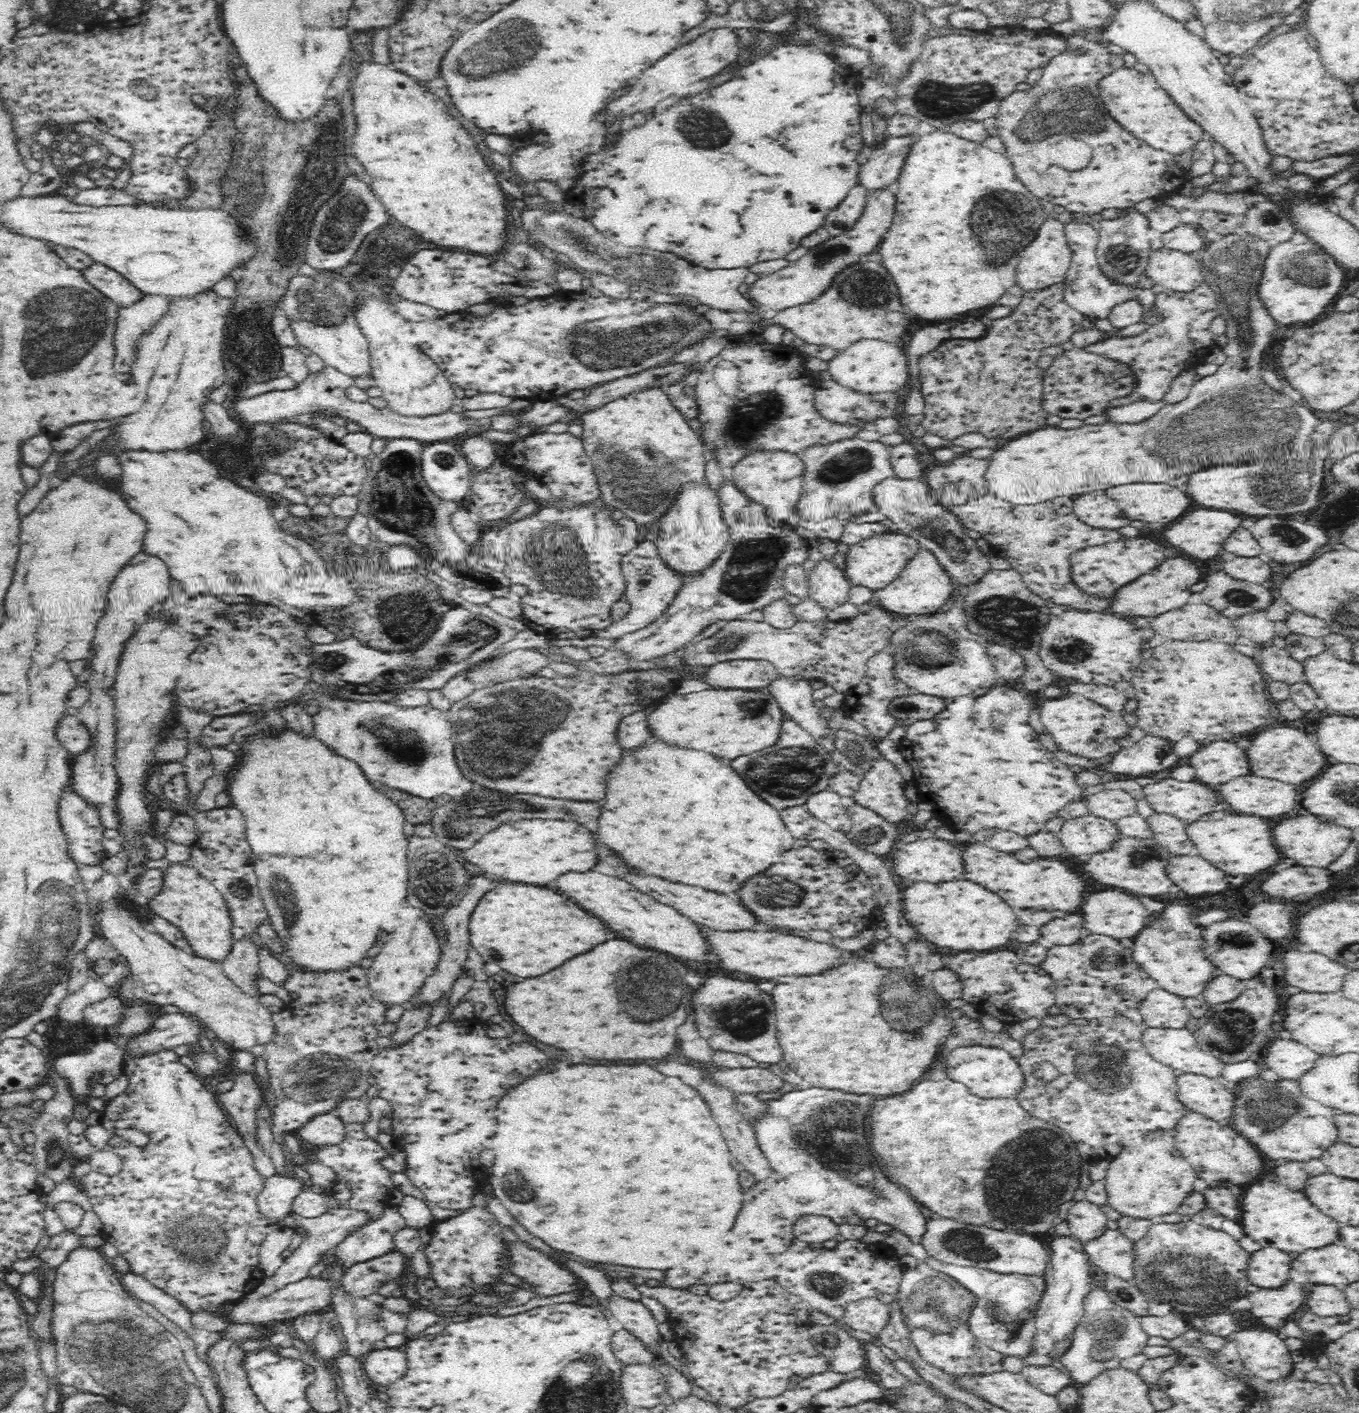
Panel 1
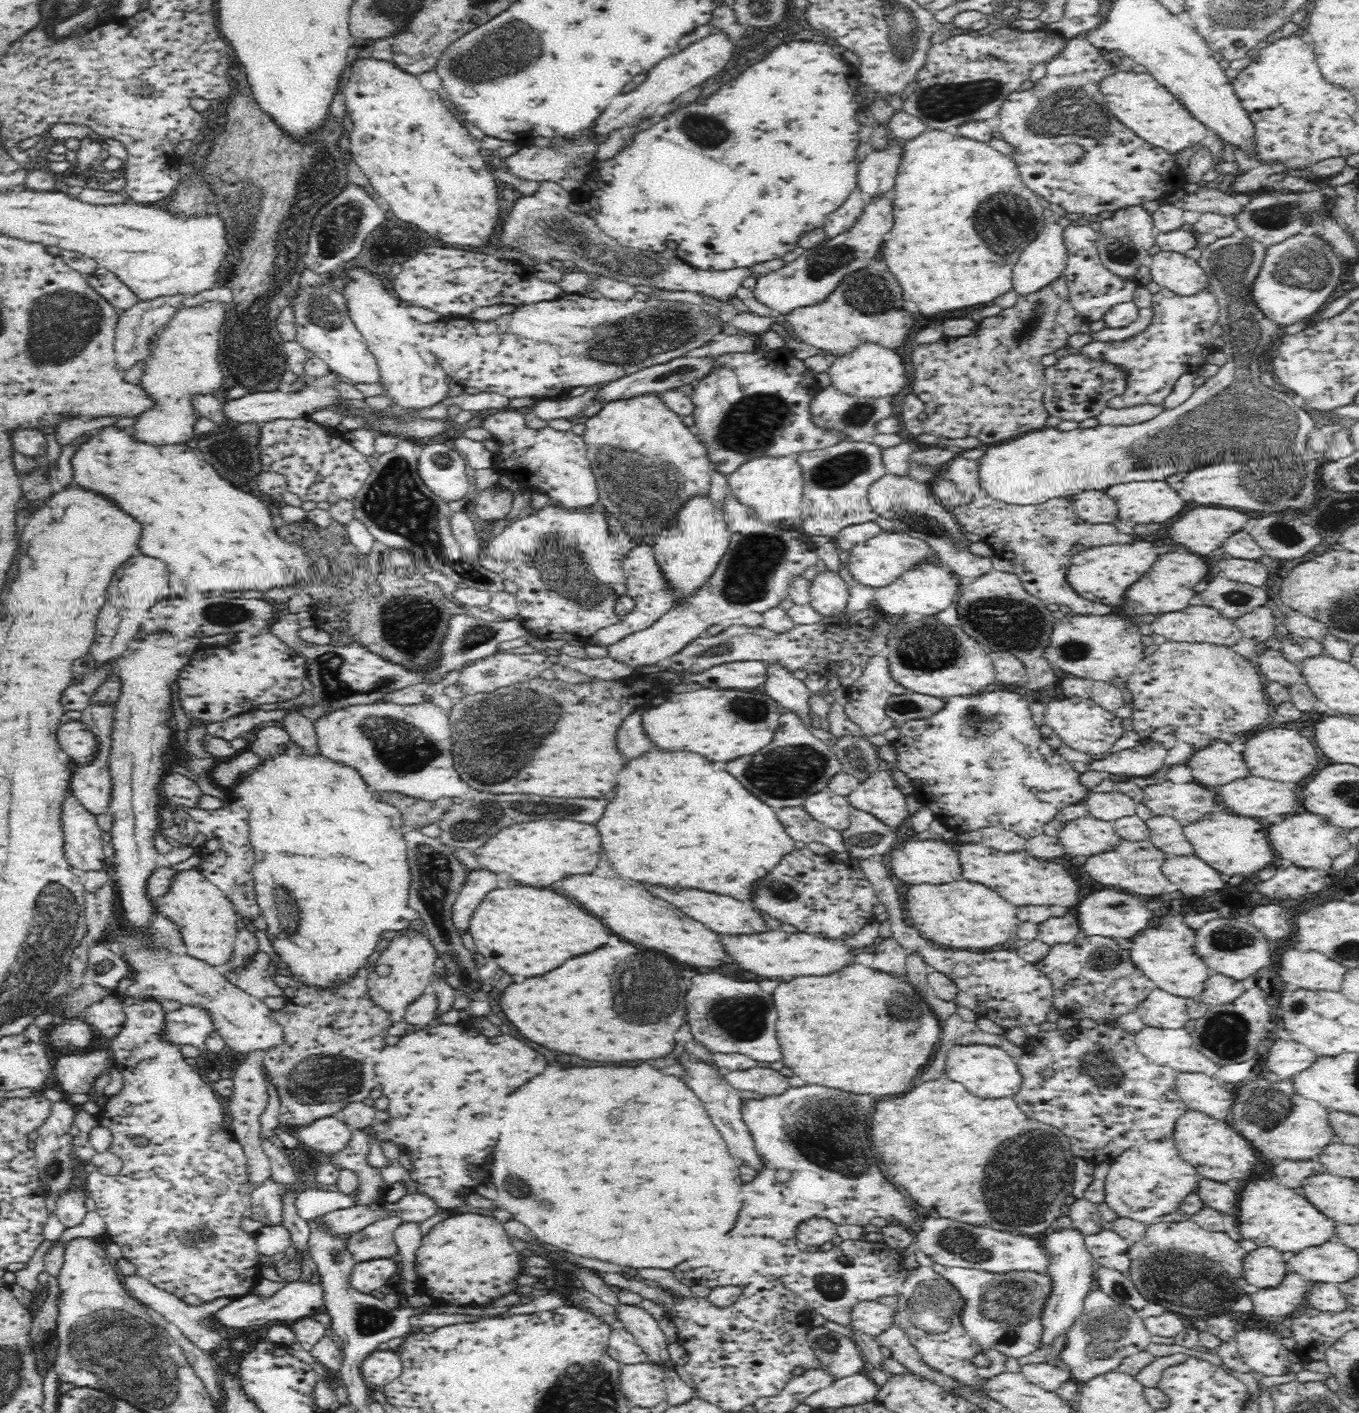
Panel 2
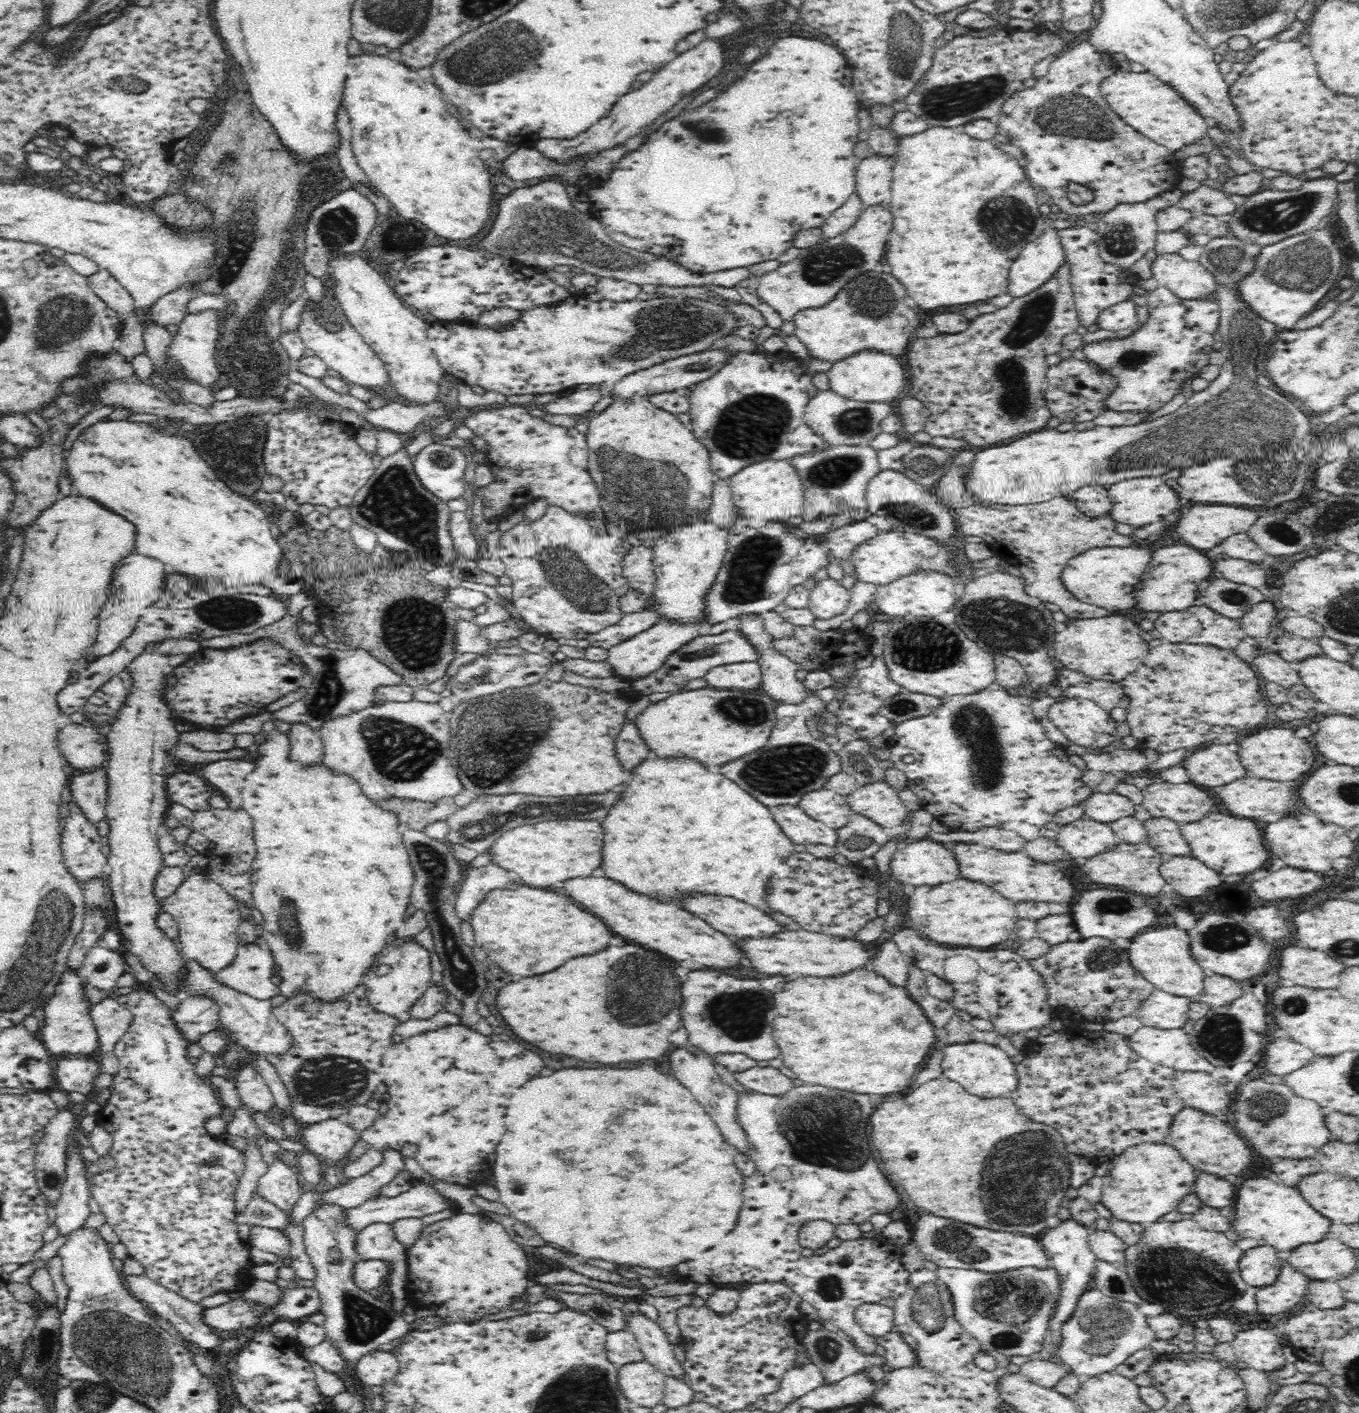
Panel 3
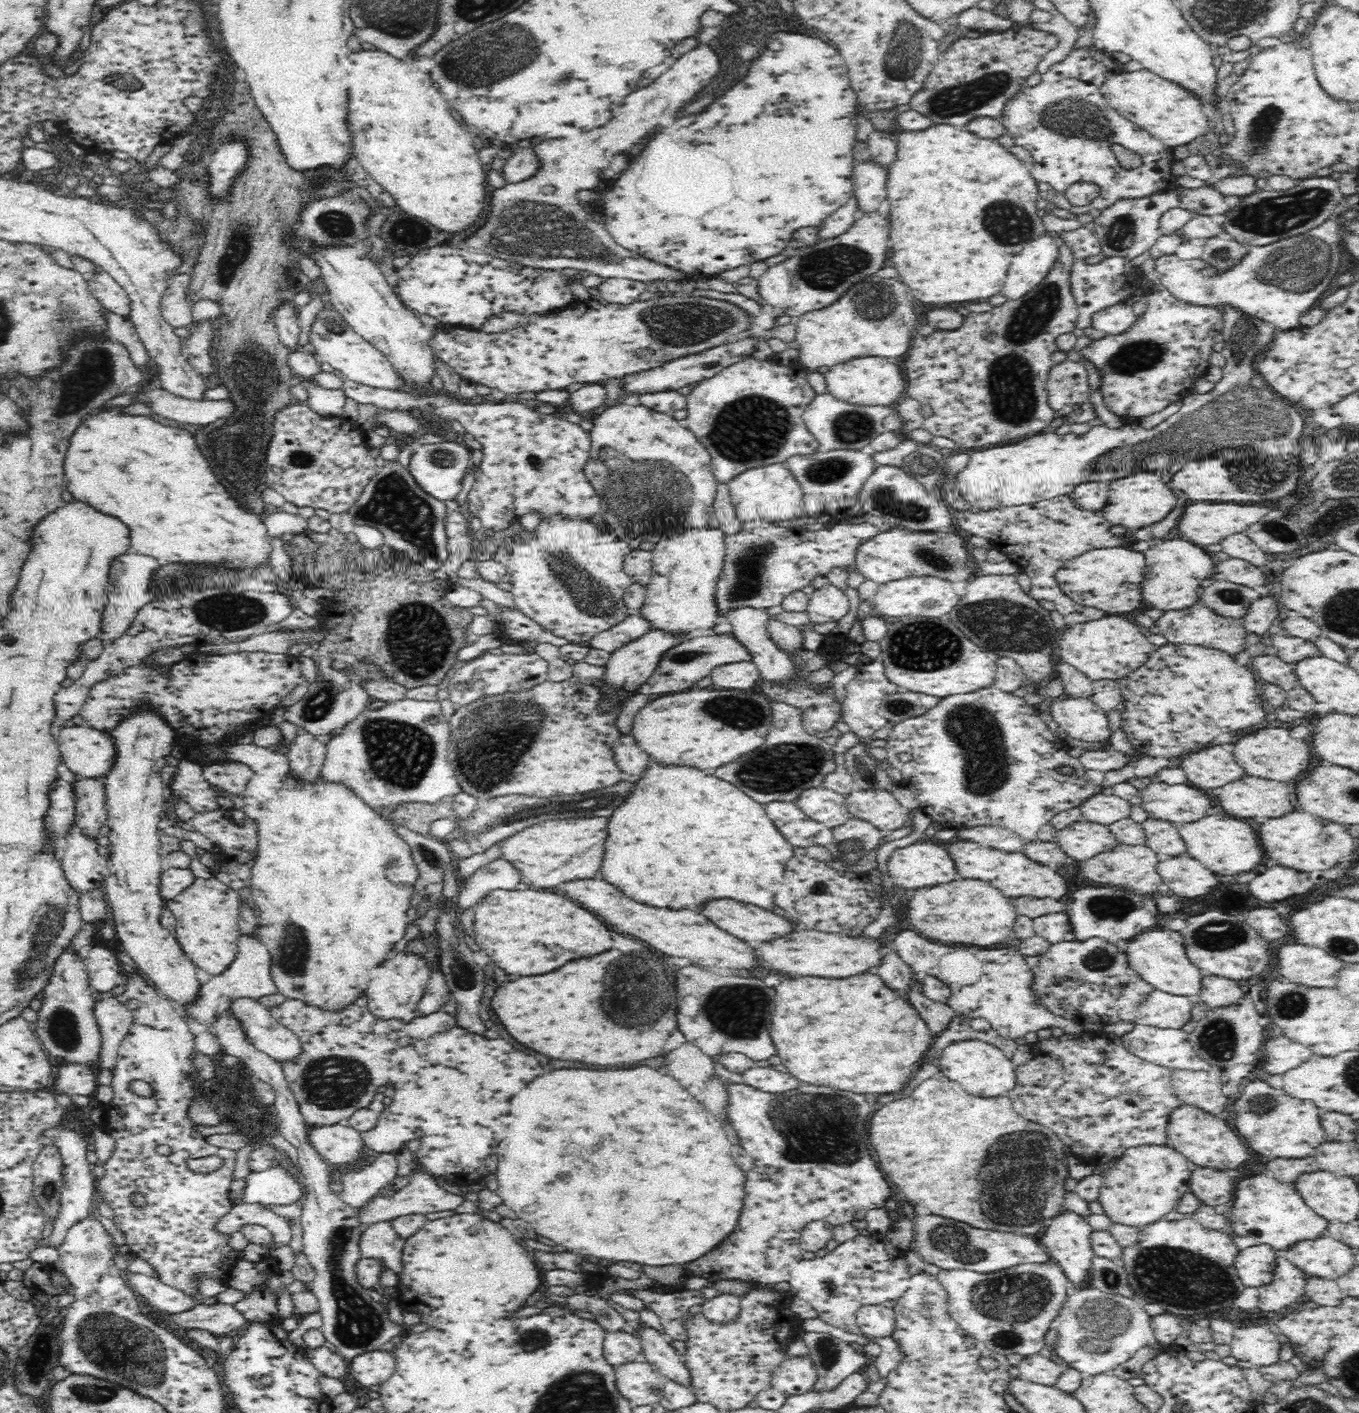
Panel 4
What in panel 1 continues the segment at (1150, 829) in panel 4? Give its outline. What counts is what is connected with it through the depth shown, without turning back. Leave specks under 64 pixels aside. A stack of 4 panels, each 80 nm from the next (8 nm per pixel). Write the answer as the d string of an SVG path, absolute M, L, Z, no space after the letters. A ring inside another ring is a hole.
M1146 811L1146 819L1152 827L1152 838L1156 843L1176 854L1194 854L1194 844L1186 836L1186 822L1171 814Z

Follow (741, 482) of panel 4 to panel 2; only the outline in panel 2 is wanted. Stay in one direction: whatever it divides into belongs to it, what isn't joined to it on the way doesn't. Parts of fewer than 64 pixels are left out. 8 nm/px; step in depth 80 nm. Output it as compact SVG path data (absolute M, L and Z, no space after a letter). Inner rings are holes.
M770 455L749 457L728 474L733 499L754 507L765 523L796 529L801 524L801 498L804 490L803 472L796 456Z

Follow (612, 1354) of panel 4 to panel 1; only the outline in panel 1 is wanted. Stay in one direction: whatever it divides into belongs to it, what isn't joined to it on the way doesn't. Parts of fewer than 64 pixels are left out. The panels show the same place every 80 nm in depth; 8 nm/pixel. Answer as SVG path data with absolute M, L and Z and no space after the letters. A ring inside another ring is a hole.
M618 1326L613 1340L613 1351L615 1356L626 1365L651 1365L658 1354L642 1339L634 1336L630 1331Z

